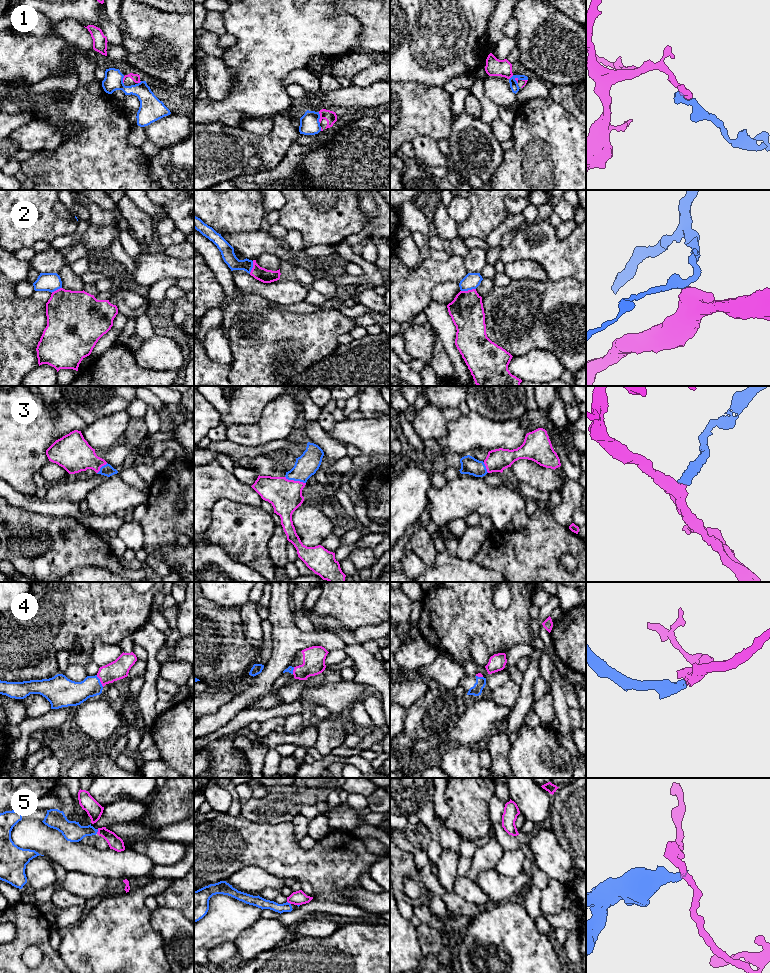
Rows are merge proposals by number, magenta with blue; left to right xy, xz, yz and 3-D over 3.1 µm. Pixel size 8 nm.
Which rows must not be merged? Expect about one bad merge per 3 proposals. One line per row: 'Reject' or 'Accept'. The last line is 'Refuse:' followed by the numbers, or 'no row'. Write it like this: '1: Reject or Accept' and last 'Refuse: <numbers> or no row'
1: Reject
2: Reject
3: Accept
4: Accept
5: Reject
Refuse: 1, 2, 5

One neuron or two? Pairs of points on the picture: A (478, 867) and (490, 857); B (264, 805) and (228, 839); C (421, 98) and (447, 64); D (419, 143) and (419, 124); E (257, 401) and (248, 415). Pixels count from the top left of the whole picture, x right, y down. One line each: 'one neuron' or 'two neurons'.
A: one neuron
B: two neurons
C: two neurons
D: two neurons
E: one neuron

